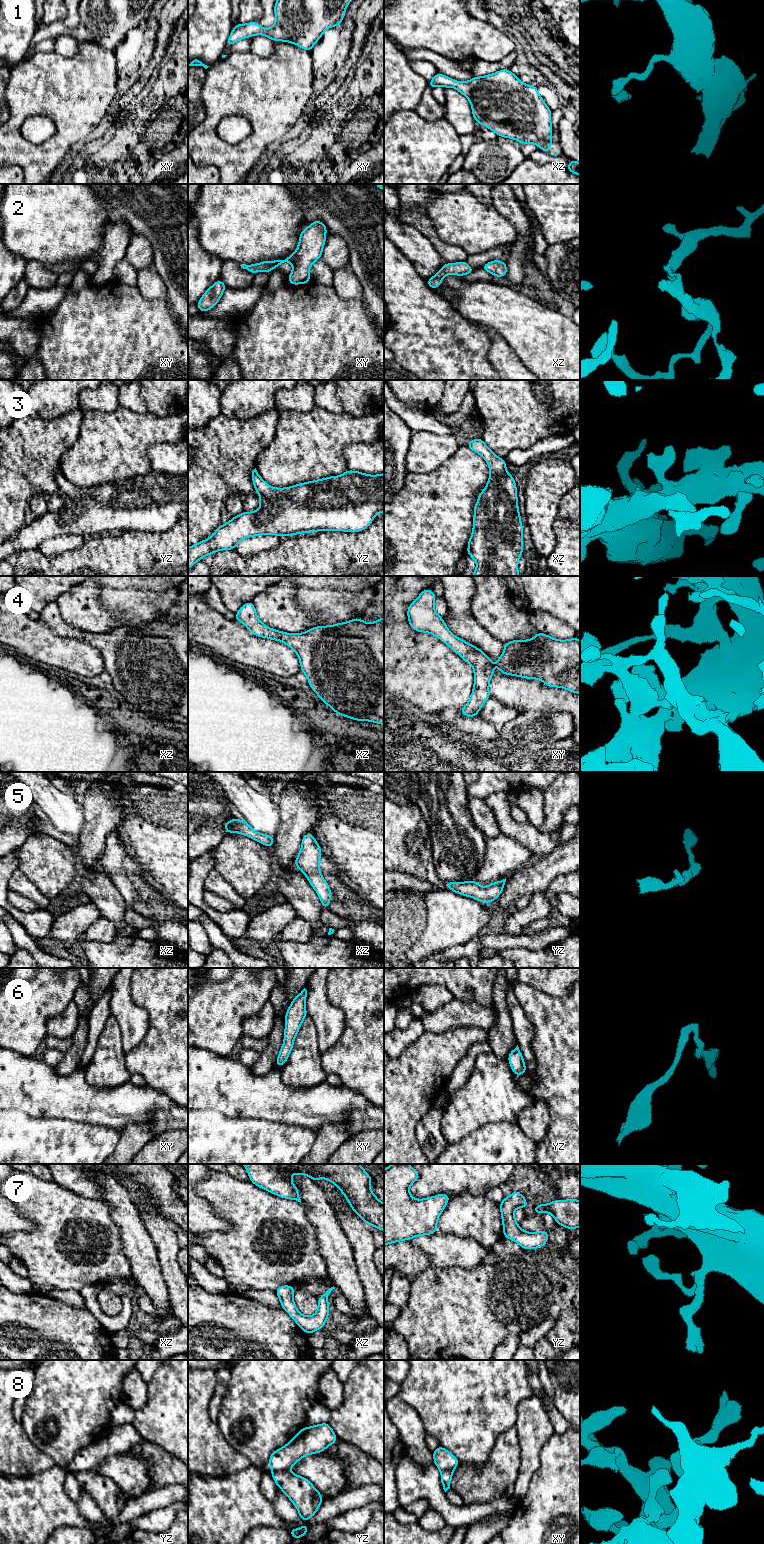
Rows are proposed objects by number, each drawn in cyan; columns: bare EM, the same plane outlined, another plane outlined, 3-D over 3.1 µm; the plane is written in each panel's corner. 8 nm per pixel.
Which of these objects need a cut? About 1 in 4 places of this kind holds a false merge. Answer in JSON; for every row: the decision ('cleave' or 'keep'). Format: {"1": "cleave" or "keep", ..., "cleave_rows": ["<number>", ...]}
{"1": "keep", "2": "keep", "3": "keep", "4": "keep", "5": "keep", "6": "keep", "7": "keep", "8": "cleave", "cleave_rows": ["8"]}

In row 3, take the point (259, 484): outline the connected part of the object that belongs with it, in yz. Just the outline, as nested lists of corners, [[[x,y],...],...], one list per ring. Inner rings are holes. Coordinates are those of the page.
[[[347,470],[340,476],[317,479],[286,488],[274,488],[252,471],[254,490],[260,494],[260,508],[253,512],[242,512],[229,522],[220,525],[212,536],[188,547],[188,569],[197,561],[219,550],[234,550],[243,539],[258,535],[292,536],[315,531],[365,530],[378,512],[384,513],[384,473],[367,475]]]

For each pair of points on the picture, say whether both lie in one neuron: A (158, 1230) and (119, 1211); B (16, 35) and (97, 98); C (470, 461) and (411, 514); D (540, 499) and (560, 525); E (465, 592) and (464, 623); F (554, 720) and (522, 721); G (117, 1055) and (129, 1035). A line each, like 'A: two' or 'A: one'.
A: two
B: two
C: one
D: two
E: one
F: one
G: two

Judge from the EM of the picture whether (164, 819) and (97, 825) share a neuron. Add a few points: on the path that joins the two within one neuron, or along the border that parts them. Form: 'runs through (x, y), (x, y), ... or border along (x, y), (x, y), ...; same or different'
border along (117, 799), (122, 807), (122, 816), (114, 828); different

